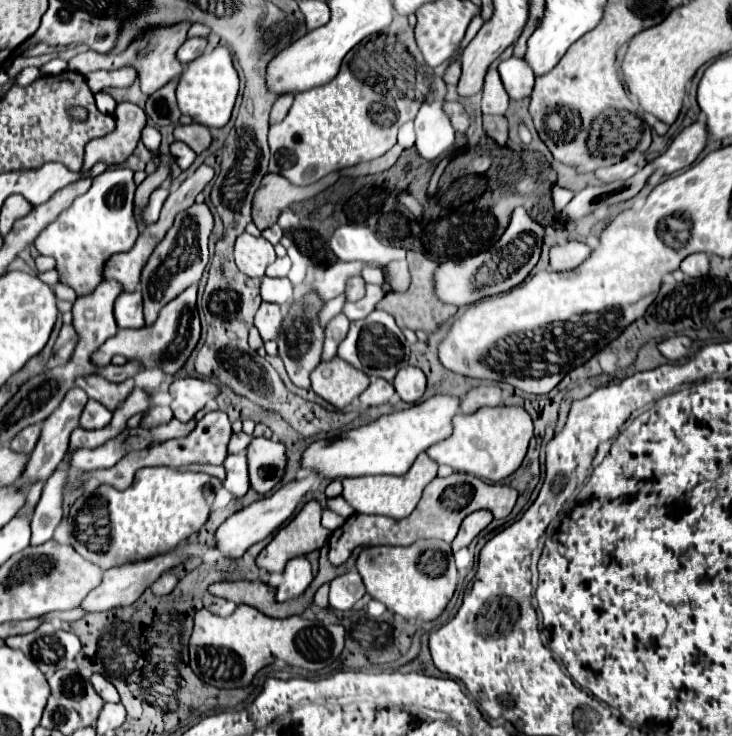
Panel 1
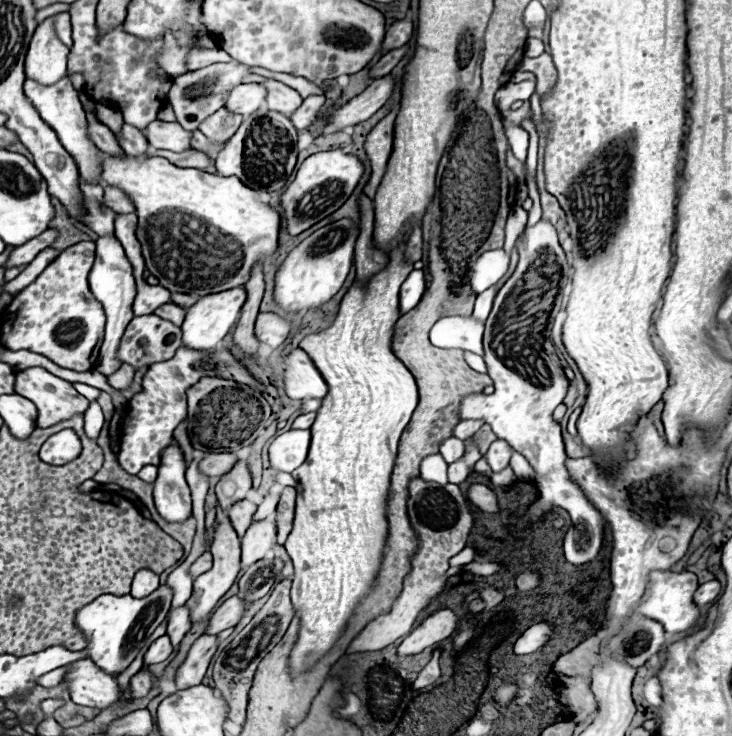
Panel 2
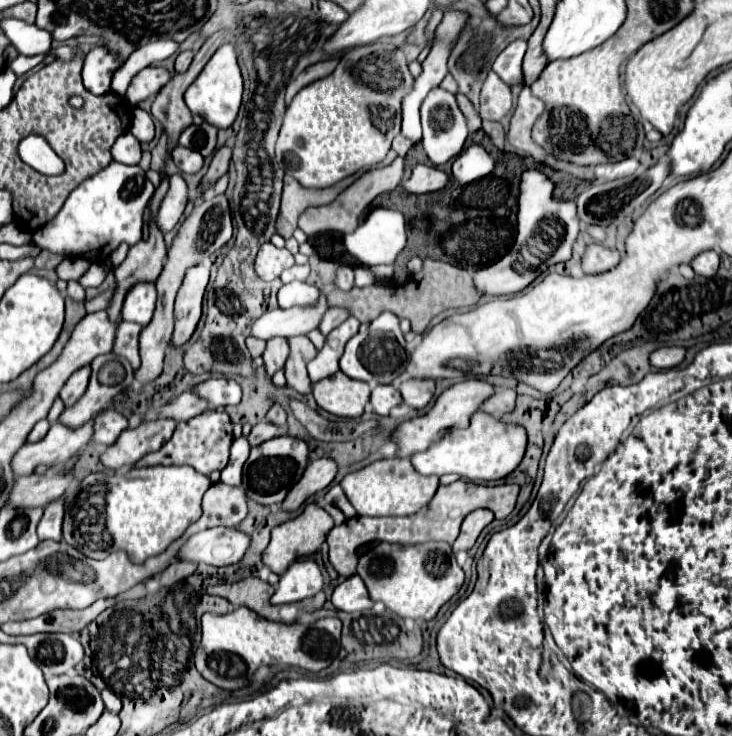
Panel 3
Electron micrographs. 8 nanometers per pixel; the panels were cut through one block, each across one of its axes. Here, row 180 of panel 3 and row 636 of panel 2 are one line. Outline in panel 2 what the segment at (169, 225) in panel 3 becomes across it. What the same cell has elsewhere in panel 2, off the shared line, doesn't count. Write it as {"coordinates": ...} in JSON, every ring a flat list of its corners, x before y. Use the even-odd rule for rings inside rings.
{"coordinates":[[188,606,172,608,168,616,168,632,166,632,172,638,172,646,178,646,190,628,192,628,192,620,190,620]]}

